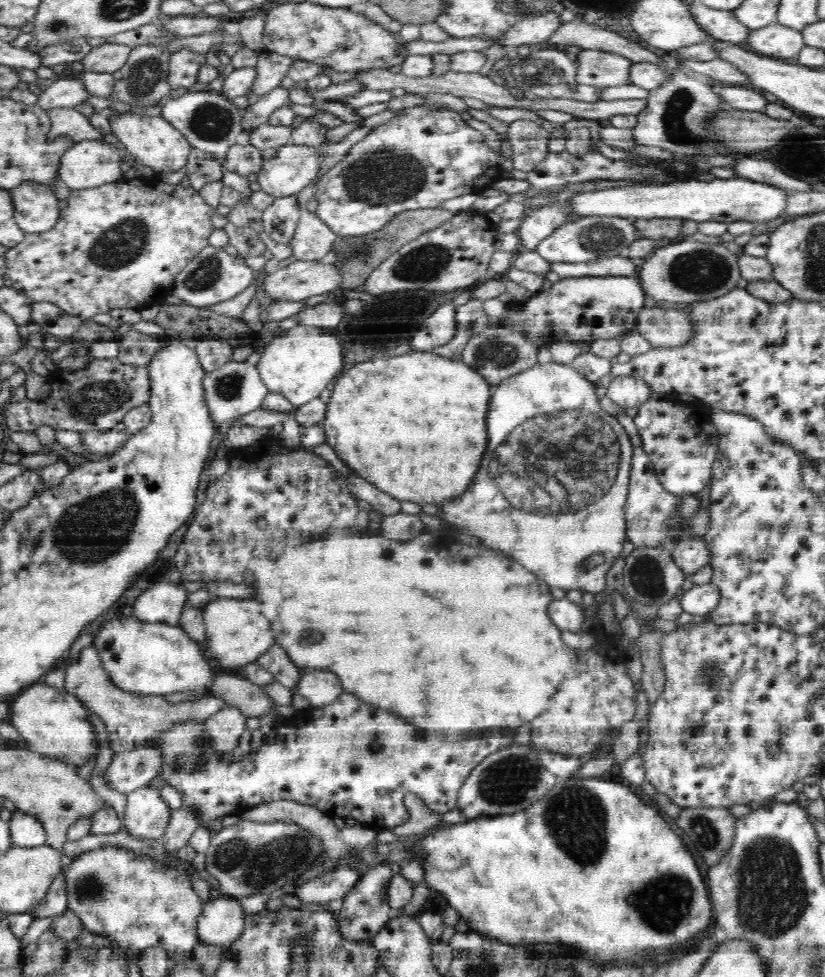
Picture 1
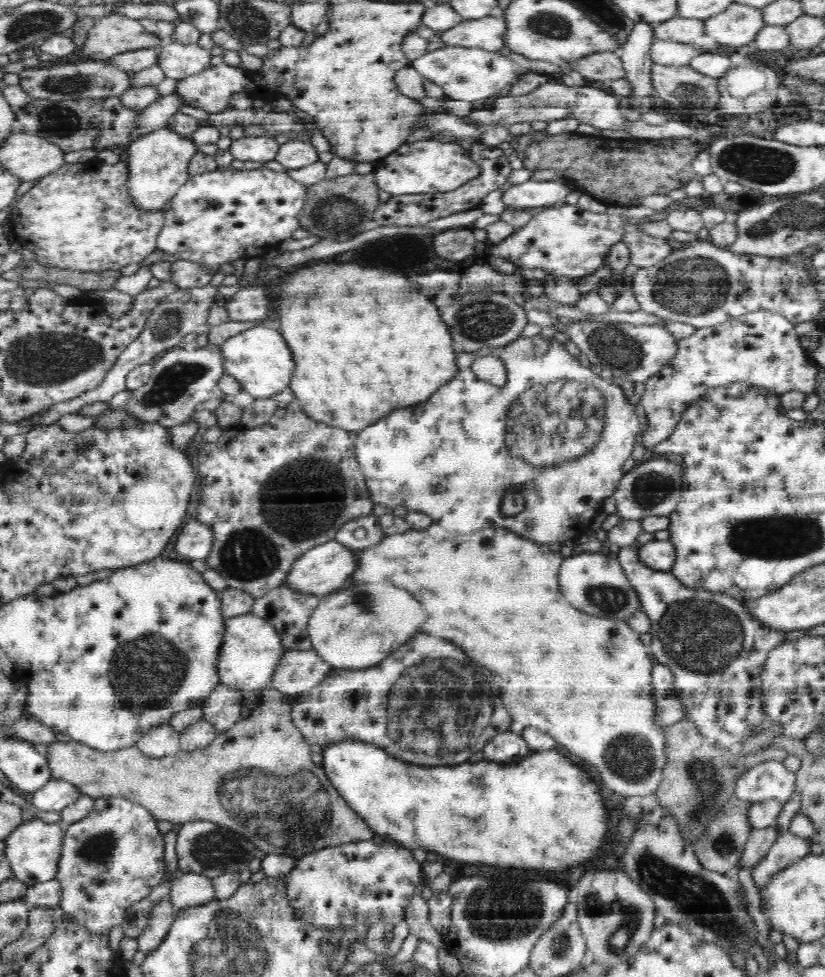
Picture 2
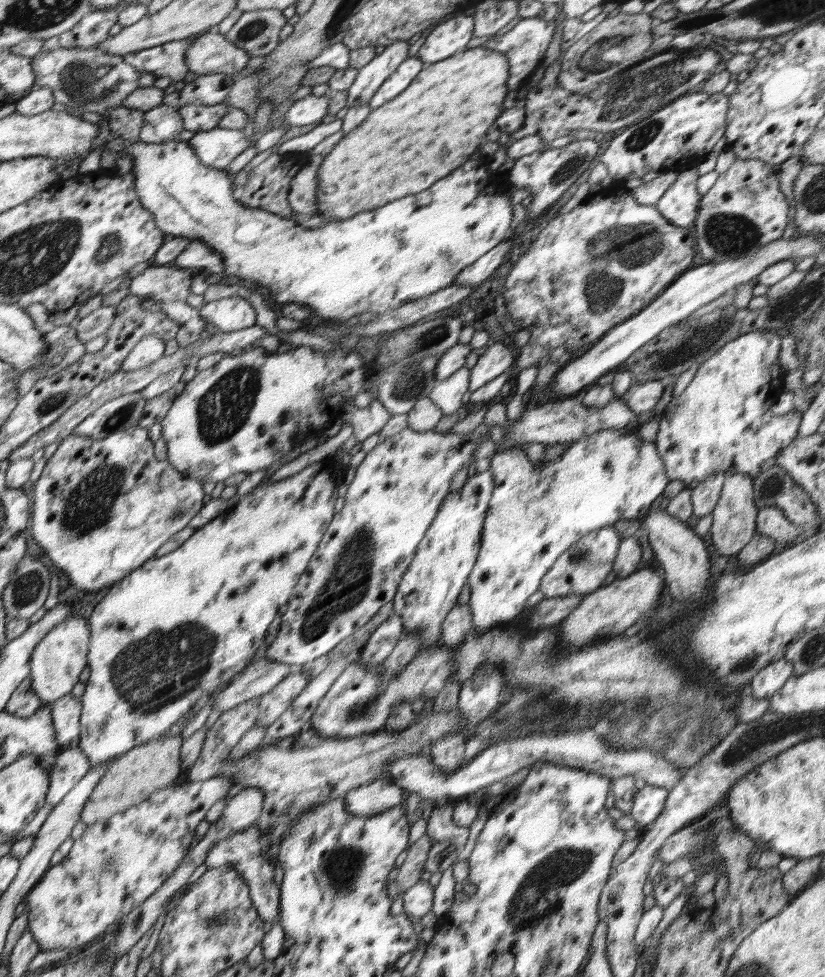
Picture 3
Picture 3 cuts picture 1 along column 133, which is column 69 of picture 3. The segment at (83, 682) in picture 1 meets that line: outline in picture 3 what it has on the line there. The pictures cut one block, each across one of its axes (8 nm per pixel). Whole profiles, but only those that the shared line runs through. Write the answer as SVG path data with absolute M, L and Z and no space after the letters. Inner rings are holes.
M73 695L49 703L52 729L59 752L79 747L81 699Z

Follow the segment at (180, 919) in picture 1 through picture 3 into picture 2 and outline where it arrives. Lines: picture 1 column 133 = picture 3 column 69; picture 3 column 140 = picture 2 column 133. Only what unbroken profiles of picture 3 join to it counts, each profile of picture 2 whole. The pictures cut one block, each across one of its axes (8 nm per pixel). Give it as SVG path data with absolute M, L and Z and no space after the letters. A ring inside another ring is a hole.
M111 798L111 799L94 799L94 808L85 816L82 820L78 822L69 824L67 830L65 830L64 838L62 842L61 858L59 861L59 867L57 870L57 875L55 876L60 885L62 885L61 894L61 907L65 912L66 917L72 920L74 923L80 924L80 926L88 929L92 934L95 935L108 935L109 931L115 928L115 926L120 926L127 914L127 910L138 903L142 898L146 898L150 894L154 886L162 882L162 876L166 872L165 864L165 844L164 838L162 838L162 833L156 825L158 820L154 818L154 815L144 806L140 804L133 803L132 801L124 798Z

